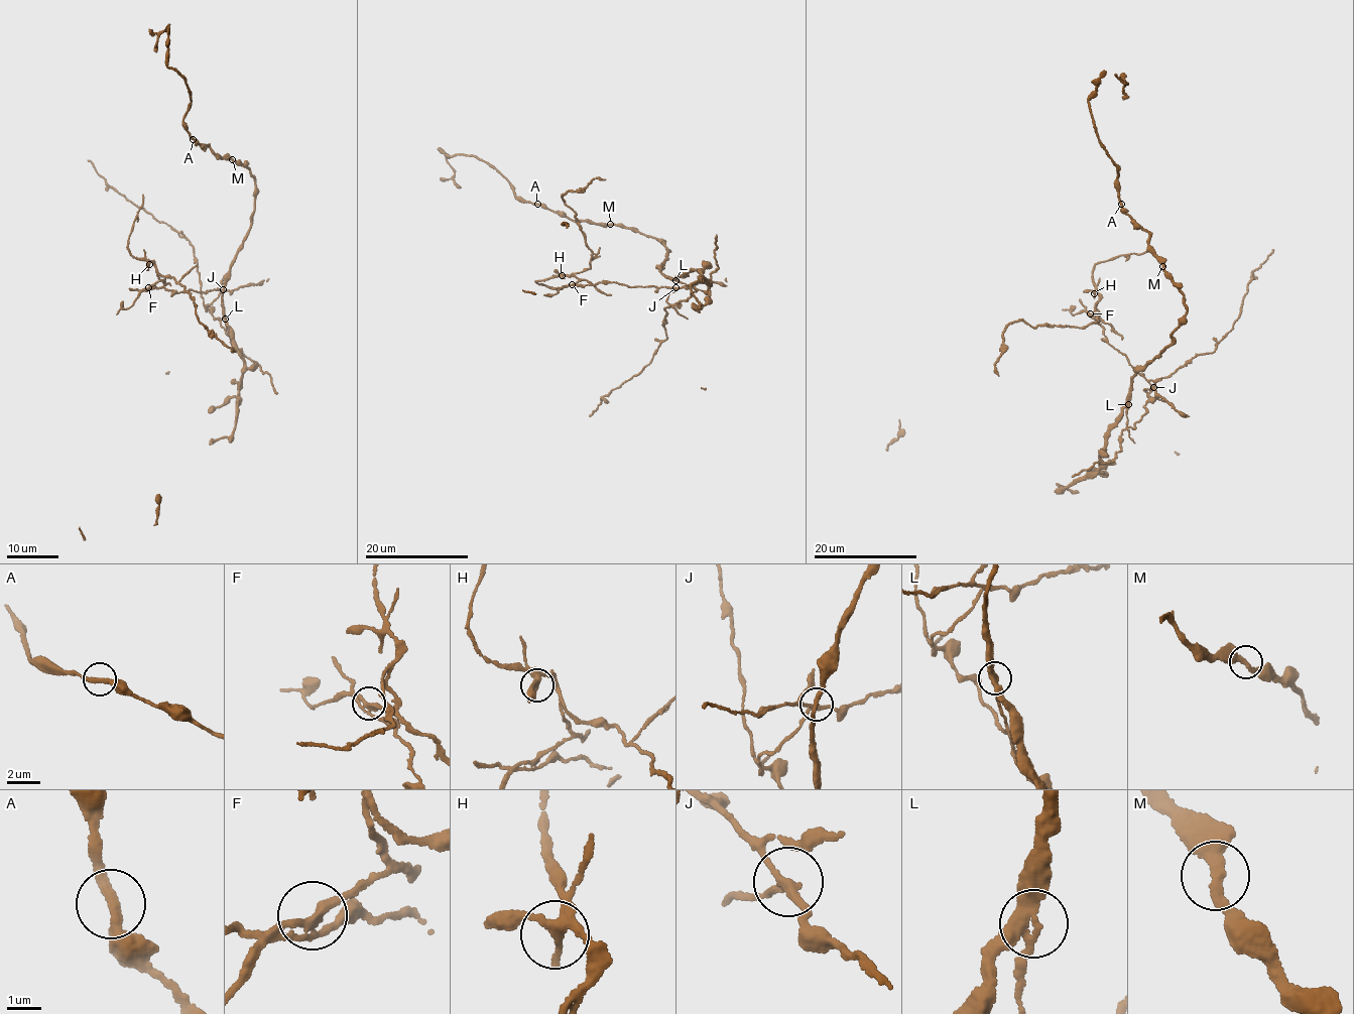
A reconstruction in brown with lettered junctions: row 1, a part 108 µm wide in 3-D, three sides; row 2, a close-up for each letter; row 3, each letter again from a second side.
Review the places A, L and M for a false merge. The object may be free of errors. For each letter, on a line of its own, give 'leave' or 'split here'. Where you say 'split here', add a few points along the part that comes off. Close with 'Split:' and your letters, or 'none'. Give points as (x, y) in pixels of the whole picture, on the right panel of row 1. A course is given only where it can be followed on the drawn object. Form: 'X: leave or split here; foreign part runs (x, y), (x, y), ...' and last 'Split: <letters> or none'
A: leave
L: split here; foreign part runs (1128, 404), (1134, 426), (1152, 386), (1106, 342), (1096, 308), (1097, 322), (1081, 329), (1008, 325), (998, 377)
M: leave
Split: L

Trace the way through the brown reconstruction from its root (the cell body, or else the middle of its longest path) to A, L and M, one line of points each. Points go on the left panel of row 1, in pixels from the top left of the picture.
A: (223, 327), (231, 338), (226, 326), (223, 287), (249, 231), (254, 176), (243, 165), (193, 139)
L: (223, 327), (231, 338), (225, 319)
M: (223, 327), (231, 338), (226, 326), (223, 287), (237, 251), (249, 231), (255, 188), (250, 169), (232, 159)

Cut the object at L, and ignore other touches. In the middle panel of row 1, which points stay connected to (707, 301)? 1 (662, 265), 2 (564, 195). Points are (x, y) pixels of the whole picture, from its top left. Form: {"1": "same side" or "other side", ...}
{"1": "same side", "2": "other side"}

